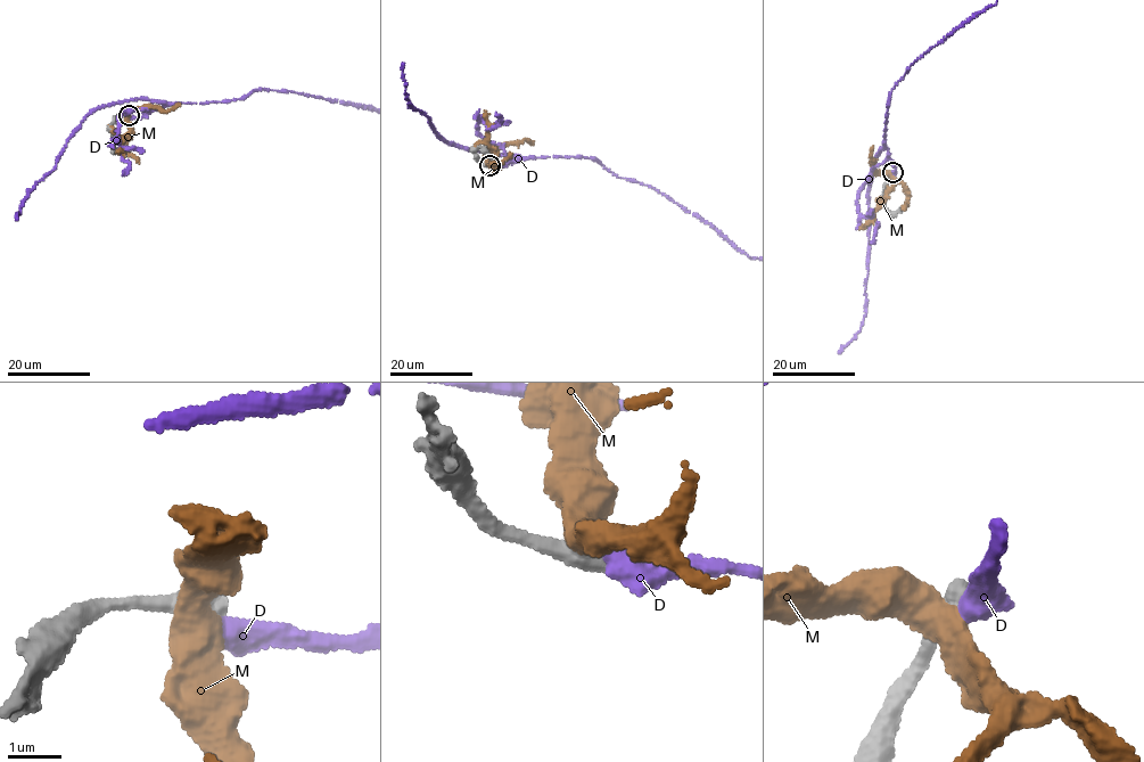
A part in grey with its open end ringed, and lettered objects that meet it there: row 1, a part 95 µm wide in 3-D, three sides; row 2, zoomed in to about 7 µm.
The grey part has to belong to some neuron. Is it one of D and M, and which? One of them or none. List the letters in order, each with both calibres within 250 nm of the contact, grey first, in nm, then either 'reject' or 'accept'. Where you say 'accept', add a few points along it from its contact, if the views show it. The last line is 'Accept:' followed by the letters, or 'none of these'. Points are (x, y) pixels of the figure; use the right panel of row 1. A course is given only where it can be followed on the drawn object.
D: 400/460 nm | reject
M: 440/500 nm | reject
Accept: none of these

